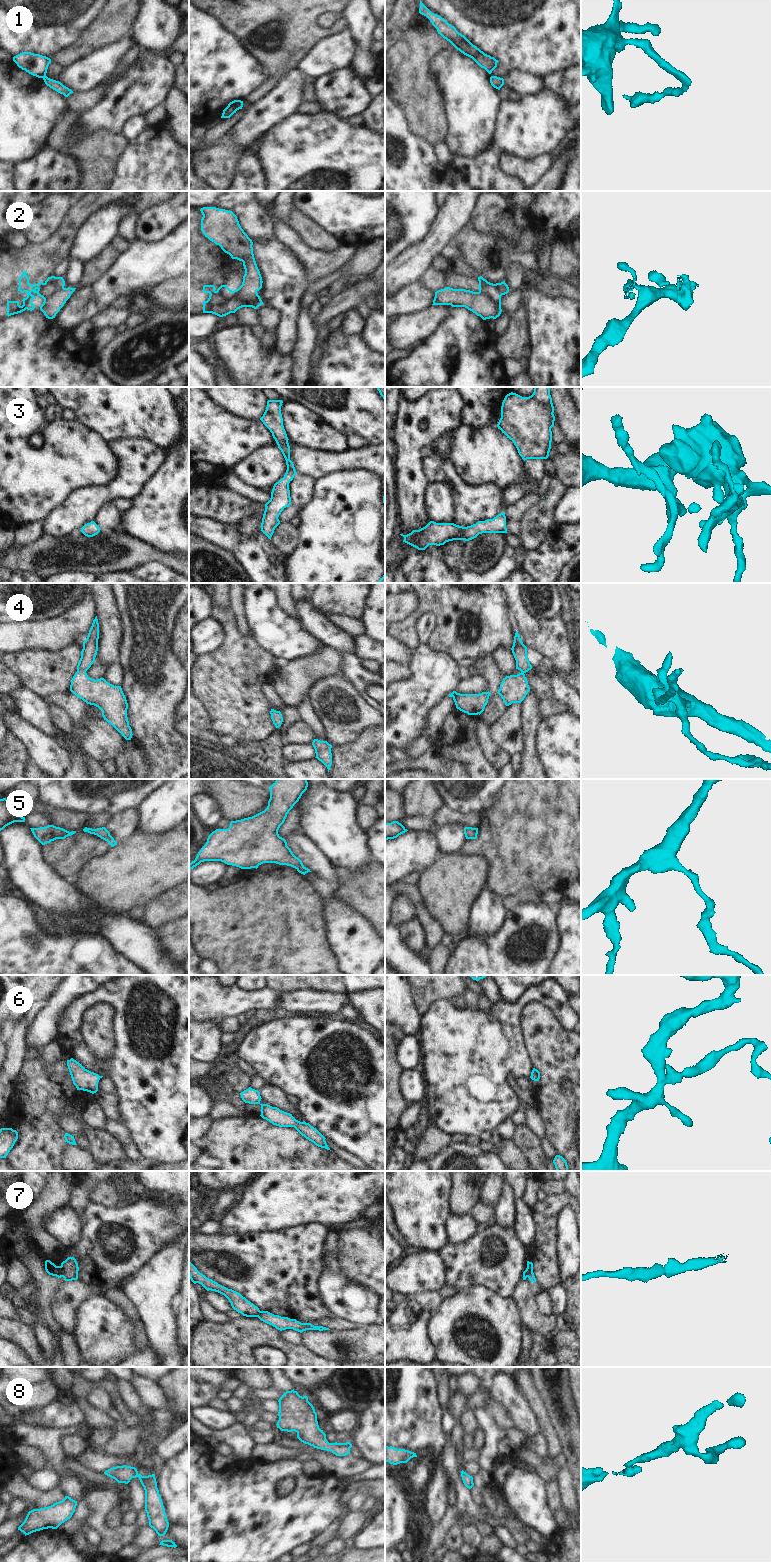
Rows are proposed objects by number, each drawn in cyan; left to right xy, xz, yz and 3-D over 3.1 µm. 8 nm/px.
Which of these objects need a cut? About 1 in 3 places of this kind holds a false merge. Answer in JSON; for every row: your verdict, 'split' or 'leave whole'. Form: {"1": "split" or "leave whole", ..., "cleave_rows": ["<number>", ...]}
{"1": "split", "2": "leave whole", "3": "leave whole", "4": "leave whole", "5": "leave whole", "6": "leave whole", "7": "split", "8": "leave whole", "cleave_rows": ["1", "7"]}

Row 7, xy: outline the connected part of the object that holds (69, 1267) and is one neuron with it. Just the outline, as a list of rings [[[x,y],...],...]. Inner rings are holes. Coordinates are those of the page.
[[[68,1257],[61,1263],[62,1277],[65,1281],[72,1281],[78,1279],[78,1263],[74,1257]]]

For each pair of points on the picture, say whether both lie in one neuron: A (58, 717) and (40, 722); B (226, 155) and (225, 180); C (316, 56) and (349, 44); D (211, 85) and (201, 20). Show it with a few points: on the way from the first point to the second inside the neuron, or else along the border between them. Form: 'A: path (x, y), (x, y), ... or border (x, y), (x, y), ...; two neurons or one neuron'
A: border (46, 703), (50, 722), (62, 733); two neurons
B: path (225, 161), (225, 174); one neuron
C: path (324, 56), (337, 51), (341, 47); one neuron
D: path (201, 69), (201, 36); one neuron

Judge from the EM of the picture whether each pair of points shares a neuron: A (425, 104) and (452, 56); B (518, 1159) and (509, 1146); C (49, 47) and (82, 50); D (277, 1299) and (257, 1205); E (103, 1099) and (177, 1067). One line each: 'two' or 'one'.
A: two
B: one
C: two
D: two
E: two

